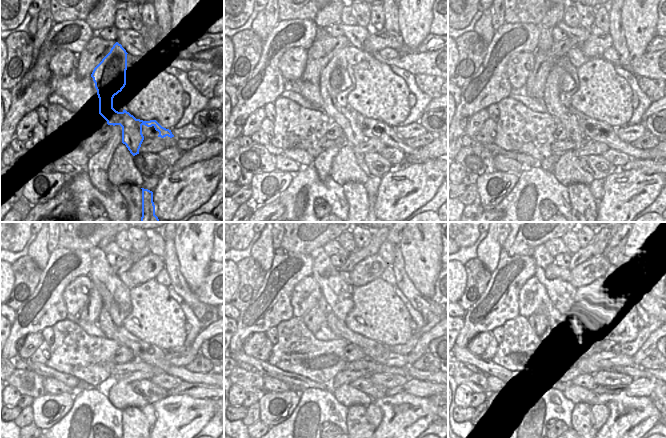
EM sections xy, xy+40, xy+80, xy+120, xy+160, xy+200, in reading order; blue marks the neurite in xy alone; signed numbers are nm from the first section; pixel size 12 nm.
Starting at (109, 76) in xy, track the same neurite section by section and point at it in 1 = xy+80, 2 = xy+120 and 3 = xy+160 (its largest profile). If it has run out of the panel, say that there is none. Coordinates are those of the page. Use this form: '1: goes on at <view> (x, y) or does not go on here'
1: goes on at xy+80 (558, 80)
2: goes on at xy+120 (110, 330)
3: goes on at xy+160 (331, 321)

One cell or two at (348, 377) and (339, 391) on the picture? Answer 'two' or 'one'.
two

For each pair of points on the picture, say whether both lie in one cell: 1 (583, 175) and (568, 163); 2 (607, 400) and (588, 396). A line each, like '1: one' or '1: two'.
1: one
2: two

